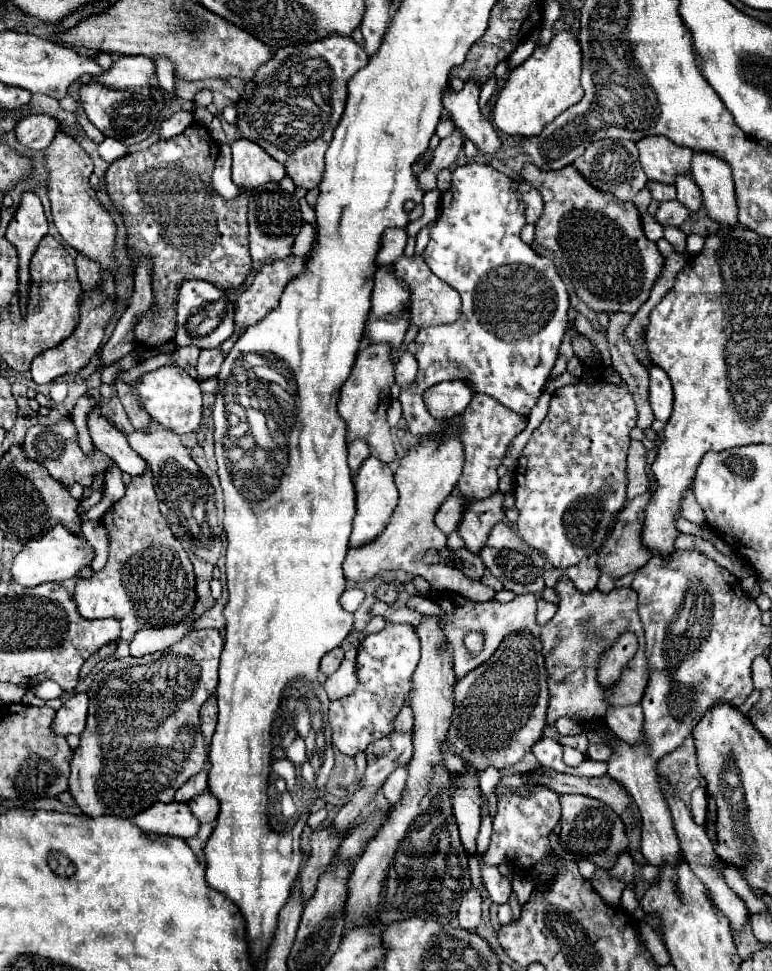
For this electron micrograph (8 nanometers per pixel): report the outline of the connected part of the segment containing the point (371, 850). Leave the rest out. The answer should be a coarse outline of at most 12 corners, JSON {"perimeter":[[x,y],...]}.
{"perimeter":[[415,631],[415,755],[355,863],[347,923],[451,923],[471,887],[441,751],[453,651]]}

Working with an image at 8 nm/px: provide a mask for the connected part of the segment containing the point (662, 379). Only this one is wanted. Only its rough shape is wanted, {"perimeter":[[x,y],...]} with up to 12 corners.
{"perimeter":[[653,367],[649,403],[655,419],[667,421],[673,411],[671,379]]}

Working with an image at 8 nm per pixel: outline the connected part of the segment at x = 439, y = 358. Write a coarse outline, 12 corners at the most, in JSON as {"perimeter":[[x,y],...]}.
{"perimeter":[[491,165],[453,171],[423,259],[461,295],[421,329],[399,401],[465,379],[529,415],[569,329],[525,203]]}

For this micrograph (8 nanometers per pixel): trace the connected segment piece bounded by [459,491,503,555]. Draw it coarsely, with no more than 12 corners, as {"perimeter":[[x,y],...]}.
{"perimeter":[[503,493],[467,507],[459,535],[479,555],[493,525],[503,521]]}

